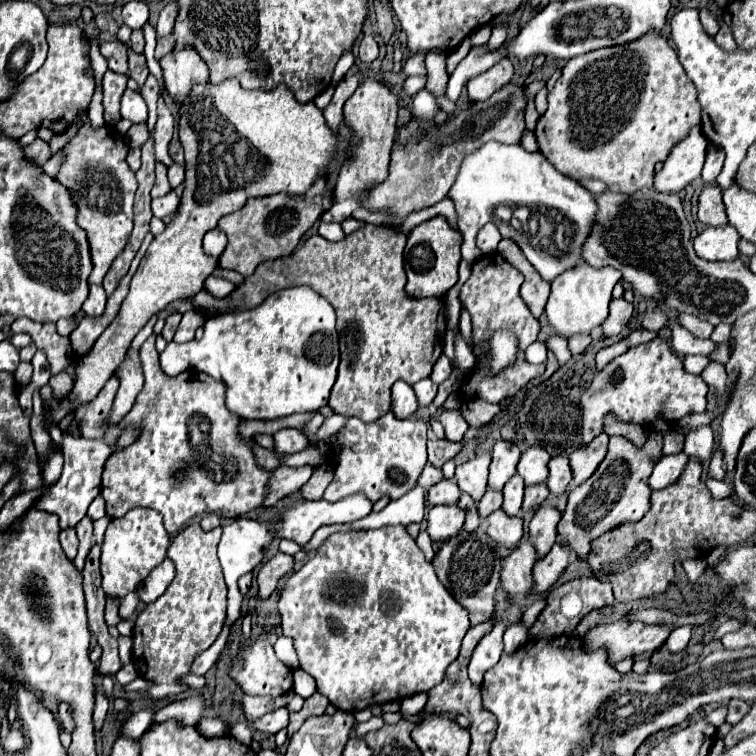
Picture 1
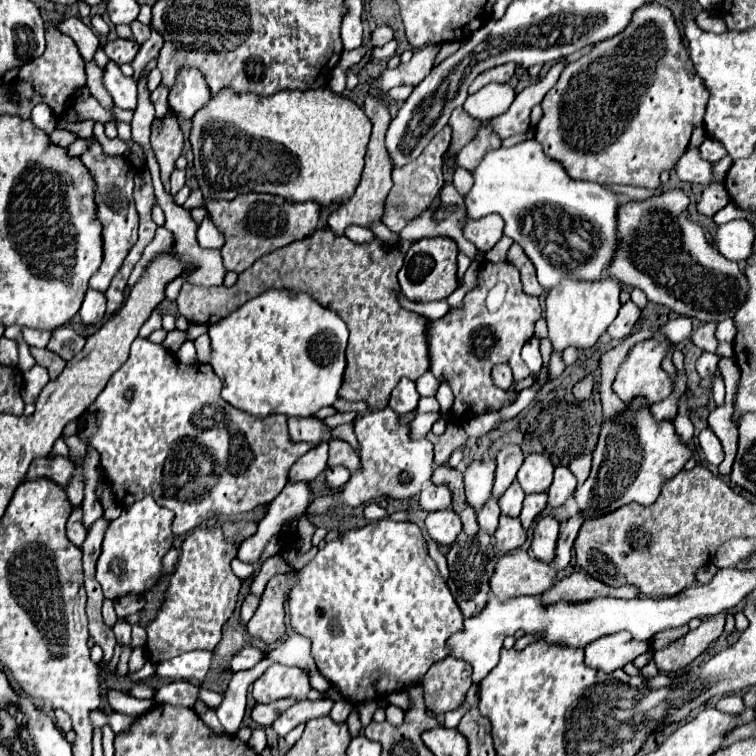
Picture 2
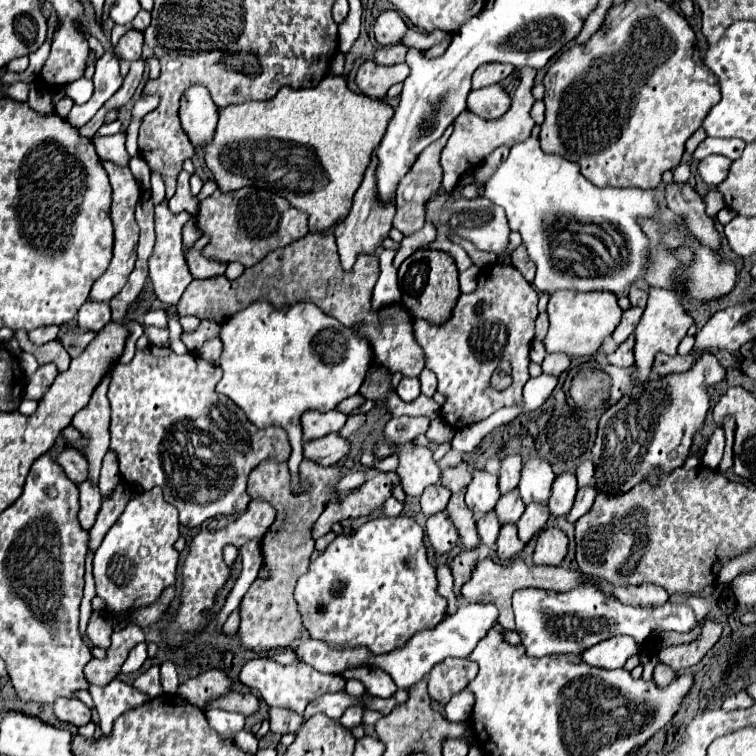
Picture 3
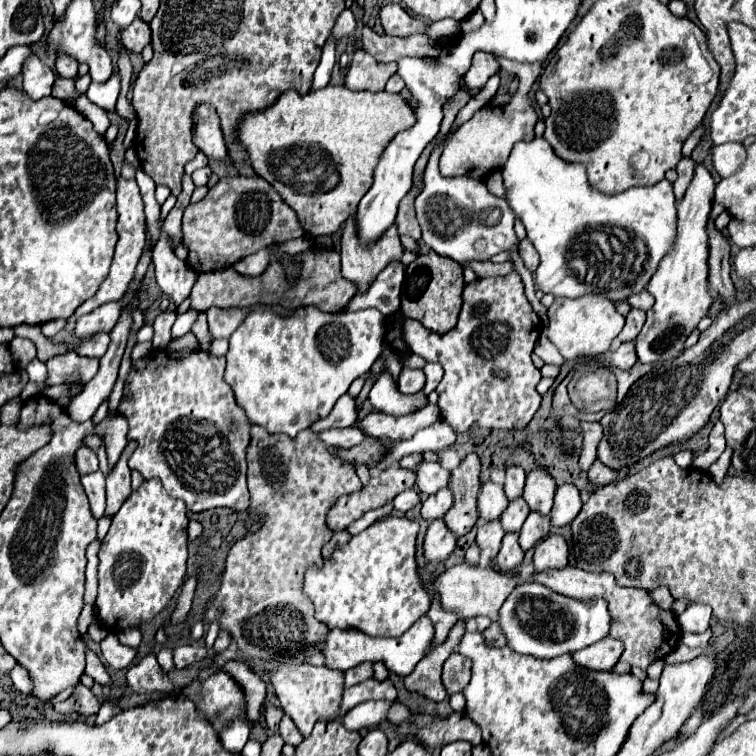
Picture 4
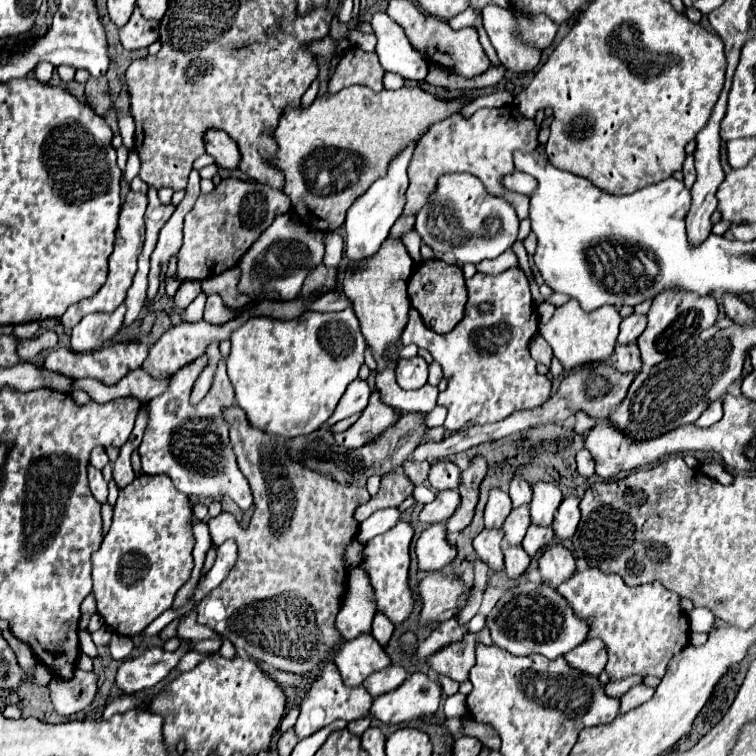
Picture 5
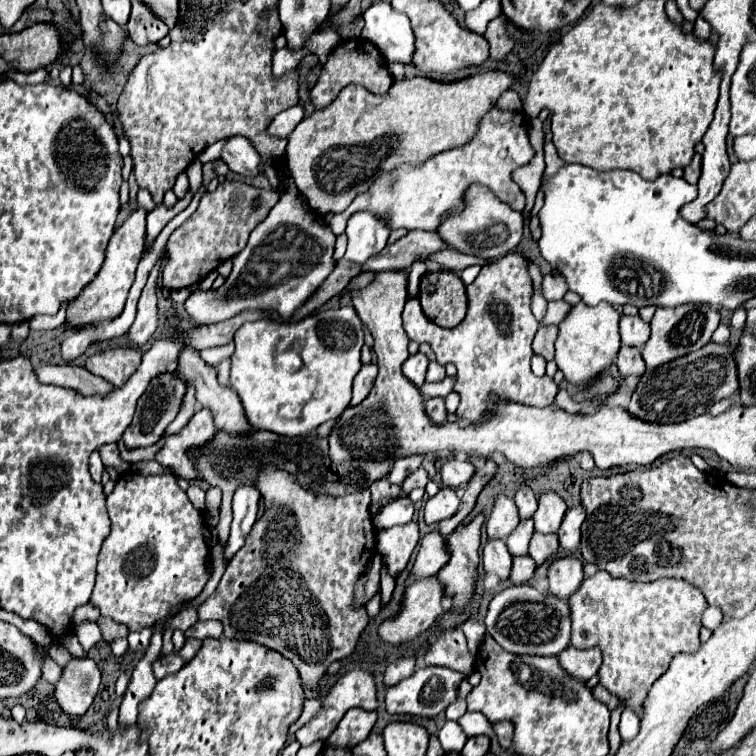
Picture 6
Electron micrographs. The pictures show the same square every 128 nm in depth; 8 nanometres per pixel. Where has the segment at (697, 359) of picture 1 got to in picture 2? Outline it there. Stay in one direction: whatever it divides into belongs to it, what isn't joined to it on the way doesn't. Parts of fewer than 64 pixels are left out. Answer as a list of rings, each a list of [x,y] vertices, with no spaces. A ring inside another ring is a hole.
[[[700,356],[696,360],[696,370],[700,374],[700,378],[714,378],[716,370],[718,370],[718,356]]]

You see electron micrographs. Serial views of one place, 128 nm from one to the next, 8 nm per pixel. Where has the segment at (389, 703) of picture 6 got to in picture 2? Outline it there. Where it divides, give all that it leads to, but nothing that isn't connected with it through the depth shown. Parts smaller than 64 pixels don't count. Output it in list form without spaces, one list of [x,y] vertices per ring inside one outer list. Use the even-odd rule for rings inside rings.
[[[340,700],[340,702],[334,704],[334,708],[332,708],[332,712],[330,712],[330,718],[336,720],[336,722],[346,722],[348,716],[350,716],[350,712],[352,712],[352,708],[354,708],[354,706],[352,706],[348,700]]]

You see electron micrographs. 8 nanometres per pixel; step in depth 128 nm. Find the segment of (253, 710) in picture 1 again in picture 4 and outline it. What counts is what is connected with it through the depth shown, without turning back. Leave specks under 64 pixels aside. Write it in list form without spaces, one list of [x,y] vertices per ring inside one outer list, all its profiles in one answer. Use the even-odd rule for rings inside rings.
[[[288,716],[282,718],[280,722],[280,736],[284,740],[284,744],[292,744],[292,746],[298,746],[302,742],[302,736],[298,732],[298,728],[292,724],[292,720]]]

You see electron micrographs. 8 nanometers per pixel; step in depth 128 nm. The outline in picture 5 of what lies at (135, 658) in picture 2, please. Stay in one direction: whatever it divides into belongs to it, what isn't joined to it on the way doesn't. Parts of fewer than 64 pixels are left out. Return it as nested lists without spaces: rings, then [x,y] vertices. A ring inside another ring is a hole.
[[[114,632],[112,640],[110,640],[110,654],[112,654],[112,658],[114,660],[124,660],[124,658],[128,658],[130,652],[132,652],[132,640],[130,640],[130,636]]]

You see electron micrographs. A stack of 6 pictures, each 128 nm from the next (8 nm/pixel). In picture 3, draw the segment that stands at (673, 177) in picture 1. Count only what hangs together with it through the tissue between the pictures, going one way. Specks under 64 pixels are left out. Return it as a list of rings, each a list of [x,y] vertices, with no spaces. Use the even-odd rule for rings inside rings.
[[[710,154],[706,156],[704,160],[698,162],[698,172],[700,176],[704,178],[706,184],[712,184],[712,186],[718,186],[726,174],[728,174],[728,168],[732,166],[734,160],[730,160],[728,156],[722,156],[722,154]]]

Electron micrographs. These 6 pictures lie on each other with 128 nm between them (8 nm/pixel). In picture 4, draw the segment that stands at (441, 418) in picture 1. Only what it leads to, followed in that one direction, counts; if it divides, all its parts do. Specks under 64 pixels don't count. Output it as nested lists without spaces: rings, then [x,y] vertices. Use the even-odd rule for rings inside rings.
[[[428,404],[424,410],[418,410],[408,416],[390,416],[384,412],[370,412],[362,420],[356,422],[356,426],[364,426],[368,434],[372,436],[386,436],[390,442],[412,438],[418,430],[432,426],[440,420],[440,410],[436,404]]]

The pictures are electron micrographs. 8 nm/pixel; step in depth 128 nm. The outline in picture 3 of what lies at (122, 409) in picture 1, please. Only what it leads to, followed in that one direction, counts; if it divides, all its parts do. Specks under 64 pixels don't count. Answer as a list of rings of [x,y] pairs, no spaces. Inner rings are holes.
[[[151,310],[149,311],[144,318],[144,324],[152,324],[152,326],[158,326],[158,328],[167,328],[168,327],[168,316],[164,310]]]

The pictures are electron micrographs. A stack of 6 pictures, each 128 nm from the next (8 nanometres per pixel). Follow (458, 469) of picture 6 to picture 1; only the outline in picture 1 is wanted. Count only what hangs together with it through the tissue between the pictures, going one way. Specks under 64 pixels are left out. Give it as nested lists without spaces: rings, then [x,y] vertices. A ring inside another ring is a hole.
[[[392,412],[384,414],[382,418],[370,424],[350,418],[346,426],[340,430],[338,446],[334,450],[334,480],[326,488],[324,500],[338,502],[346,496],[362,492],[368,500],[376,502],[384,496],[396,500],[410,492],[416,486],[428,462],[426,432],[428,426],[422,420],[400,420]]]

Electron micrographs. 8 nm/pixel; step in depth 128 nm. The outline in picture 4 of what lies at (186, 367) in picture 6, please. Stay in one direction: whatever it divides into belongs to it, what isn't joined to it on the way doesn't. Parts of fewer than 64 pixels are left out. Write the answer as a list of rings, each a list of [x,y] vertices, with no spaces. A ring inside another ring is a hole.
[[[252,424],[250,426],[250,444],[248,444],[248,490],[252,498],[250,512],[260,516],[262,526],[256,532],[246,532],[244,538],[236,540],[230,546],[226,558],[226,570],[222,576],[222,584],[218,592],[208,600],[204,610],[204,620],[210,624],[218,620],[220,630],[228,630],[238,650],[244,656],[276,662],[286,656],[298,656],[302,652],[310,652],[320,646],[330,628],[314,618],[314,604],[304,594],[304,574],[308,568],[320,568],[324,564],[322,548],[332,538],[332,530],[326,526],[328,510],[334,502],[352,492],[362,490],[362,482],[356,476],[354,468],[348,464],[340,464],[340,460],[332,460],[326,444],[312,432],[302,432],[302,444],[284,434],[270,434],[264,428]]]

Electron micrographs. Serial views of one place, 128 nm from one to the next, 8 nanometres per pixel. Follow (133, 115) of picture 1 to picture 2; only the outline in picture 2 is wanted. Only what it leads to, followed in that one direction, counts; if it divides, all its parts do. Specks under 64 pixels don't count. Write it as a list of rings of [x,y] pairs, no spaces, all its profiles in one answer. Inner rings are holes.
[[[110,60],[106,64],[102,84],[110,92],[118,108],[130,108],[130,110],[136,108],[136,82],[132,78],[126,78],[116,62]]]

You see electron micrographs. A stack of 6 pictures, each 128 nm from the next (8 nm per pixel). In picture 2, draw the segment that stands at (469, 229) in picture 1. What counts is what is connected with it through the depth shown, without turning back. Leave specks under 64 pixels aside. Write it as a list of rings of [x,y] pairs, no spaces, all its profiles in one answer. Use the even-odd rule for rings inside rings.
[[[534,138],[524,140],[512,148],[498,148],[498,150],[488,152],[488,156],[484,156],[480,166],[472,174],[474,174],[474,186],[472,186],[470,194],[464,198],[468,216],[480,218],[480,216],[498,212],[506,222],[504,234],[510,236],[514,242],[518,242],[524,248],[526,256],[536,266],[538,282],[544,290],[552,290],[562,278],[570,278],[570,276],[576,280],[590,282],[608,278],[608,274],[606,274],[608,264],[612,262],[612,256],[616,254],[616,248],[620,244],[616,226],[618,226],[618,208],[622,202],[616,192],[612,192],[610,188],[604,188],[600,184],[570,178],[562,164],[544,156],[540,144]],[[546,204],[556,204],[556,206],[562,206],[572,216],[582,216],[582,220],[589,222],[596,230],[597,237],[593,240],[593,254],[574,270],[554,266],[540,252],[536,242],[532,242],[530,236],[522,234],[524,216],[530,214],[534,208],[542,208]]]

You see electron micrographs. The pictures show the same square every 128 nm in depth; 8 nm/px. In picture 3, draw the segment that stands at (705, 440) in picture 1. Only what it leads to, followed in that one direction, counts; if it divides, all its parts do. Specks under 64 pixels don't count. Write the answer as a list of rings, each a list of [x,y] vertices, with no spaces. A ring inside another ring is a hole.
[[[716,428],[706,444],[706,452],[700,458],[700,464],[708,466],[708,468],[716,468],[720,458],[722,458],[722,452],[724,452],[724,430]]]

